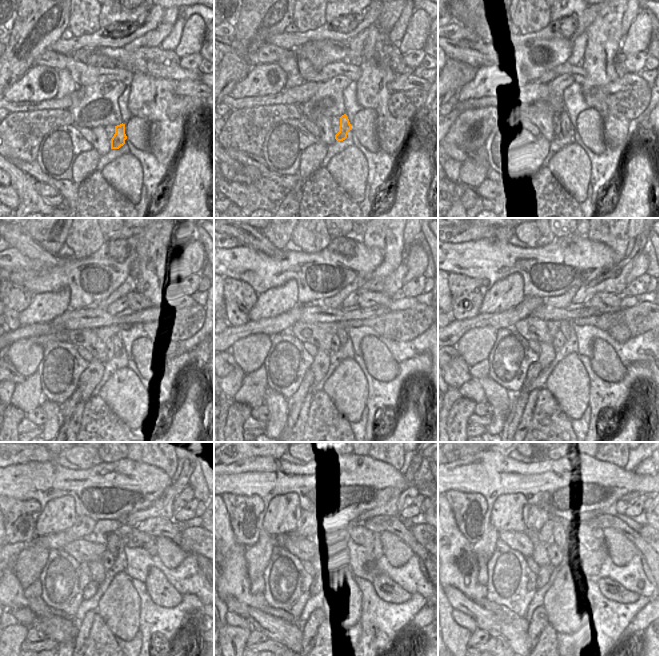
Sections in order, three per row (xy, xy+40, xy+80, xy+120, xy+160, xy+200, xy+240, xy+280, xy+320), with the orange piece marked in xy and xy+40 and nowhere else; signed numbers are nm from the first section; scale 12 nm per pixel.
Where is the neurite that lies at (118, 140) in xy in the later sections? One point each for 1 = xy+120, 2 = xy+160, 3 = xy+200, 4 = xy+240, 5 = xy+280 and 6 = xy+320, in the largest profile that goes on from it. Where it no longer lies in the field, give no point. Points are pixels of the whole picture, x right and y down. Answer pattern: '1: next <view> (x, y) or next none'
1: next xy+120 (117, 340)
2: next xy+160 (342, 334)
3: next xy+200 (564, 325)
4: next xy+240 (113, 541)
5: next xy+280 (338, 539)
6: next xy+320 (560, 527)

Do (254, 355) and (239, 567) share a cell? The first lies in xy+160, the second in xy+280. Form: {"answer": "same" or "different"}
{"answer": "different"}

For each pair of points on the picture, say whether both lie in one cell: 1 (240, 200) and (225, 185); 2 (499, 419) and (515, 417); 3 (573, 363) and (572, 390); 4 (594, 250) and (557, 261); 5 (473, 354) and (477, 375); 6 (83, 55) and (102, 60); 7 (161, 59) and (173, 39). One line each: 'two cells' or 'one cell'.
1: one cell
2: two cells
3: one cell
4: one cell
5: two cells
6: one cell
7: two cells

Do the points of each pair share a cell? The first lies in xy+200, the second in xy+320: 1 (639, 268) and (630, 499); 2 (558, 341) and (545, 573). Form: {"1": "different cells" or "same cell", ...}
{"1": "same cell", "2": "different cells"}

